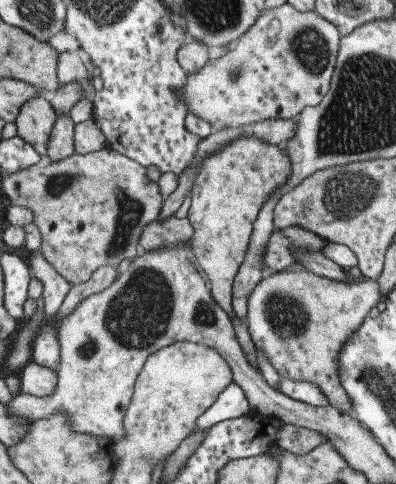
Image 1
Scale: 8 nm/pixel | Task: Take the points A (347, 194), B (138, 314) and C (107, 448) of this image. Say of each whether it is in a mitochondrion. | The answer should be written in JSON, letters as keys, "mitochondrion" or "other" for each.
{"A":"mitochondrion","B":"mitochondrion","C":"other"}

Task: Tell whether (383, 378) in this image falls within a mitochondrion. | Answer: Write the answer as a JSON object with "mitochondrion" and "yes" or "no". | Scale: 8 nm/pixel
{"mitochondrion":"yes"}

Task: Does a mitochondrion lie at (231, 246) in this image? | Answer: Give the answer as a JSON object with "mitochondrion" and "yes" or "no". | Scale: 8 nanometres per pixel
{"mitochondrion":"no"}

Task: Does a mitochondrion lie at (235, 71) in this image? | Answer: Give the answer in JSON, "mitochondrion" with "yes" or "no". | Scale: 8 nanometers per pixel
{"mitochondrion":"yes"}

